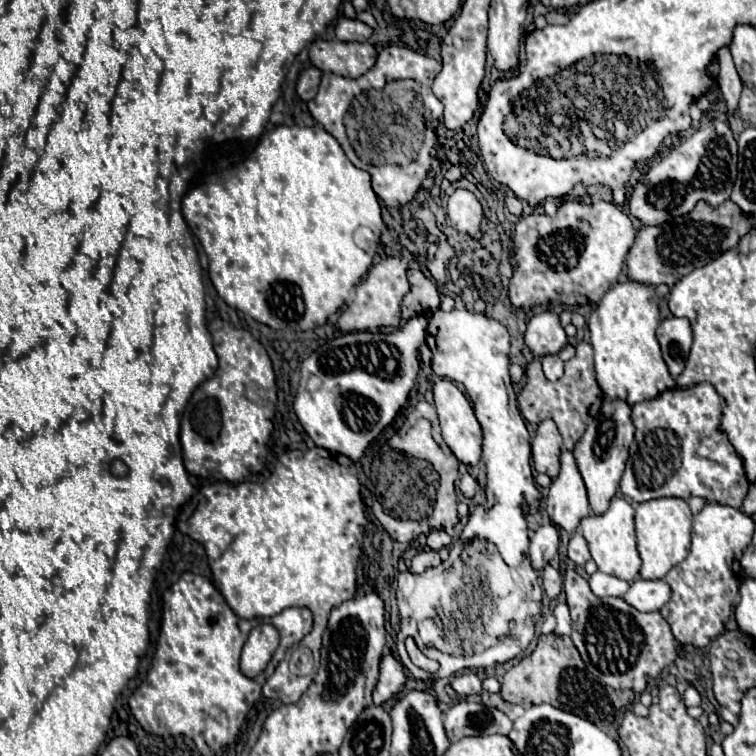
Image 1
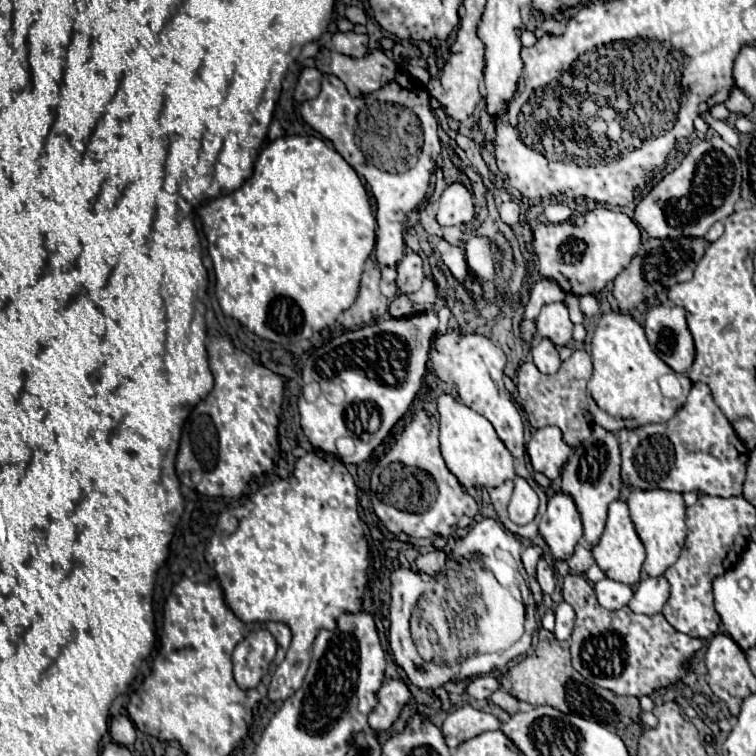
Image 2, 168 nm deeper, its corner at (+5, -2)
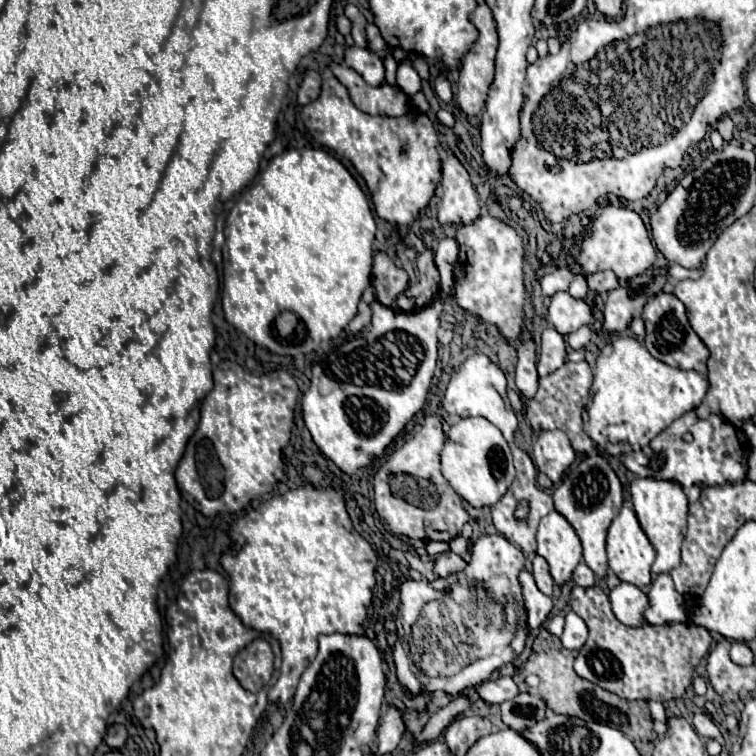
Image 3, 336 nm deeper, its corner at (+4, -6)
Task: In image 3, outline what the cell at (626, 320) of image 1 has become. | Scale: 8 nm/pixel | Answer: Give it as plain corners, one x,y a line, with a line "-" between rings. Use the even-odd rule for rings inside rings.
618,335
596,359
592,401
582,413
584,430
607,455
608,443
646,445
674,419
696,409
706,397
708,387
710,383
704,375
674,369
654,359
638,339

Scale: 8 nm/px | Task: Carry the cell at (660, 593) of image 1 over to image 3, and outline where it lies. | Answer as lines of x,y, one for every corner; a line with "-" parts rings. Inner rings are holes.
660,573
654,577
648,597
650,607
646,609
646,619
650,625
672,625
688,621
682,595
674,589
672,577
668,573

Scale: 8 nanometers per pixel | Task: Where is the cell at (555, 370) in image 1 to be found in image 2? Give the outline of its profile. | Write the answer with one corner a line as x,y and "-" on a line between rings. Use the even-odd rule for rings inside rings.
541,339
533,349
531,349
531,355
533,355
533,363
535,367
541,371
541,373
557,373
561,361
559,361
559,353
555,349
555,345
551,345
551,341
547,339

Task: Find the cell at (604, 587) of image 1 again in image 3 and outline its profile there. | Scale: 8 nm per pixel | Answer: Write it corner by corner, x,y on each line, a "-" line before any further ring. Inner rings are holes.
622,583
614,587
608,597
612,603
612,611
620,623
632,625
632,627
646,625
644,611
648,609
648,595
640,587

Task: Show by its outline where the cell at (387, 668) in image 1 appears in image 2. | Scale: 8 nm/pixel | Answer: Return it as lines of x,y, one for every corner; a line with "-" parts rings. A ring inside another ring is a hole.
385,679
377,693
377,705
368,716
368,724
377,733
381,729
389,729
407,701
411,701
411,693
407,685
401,679

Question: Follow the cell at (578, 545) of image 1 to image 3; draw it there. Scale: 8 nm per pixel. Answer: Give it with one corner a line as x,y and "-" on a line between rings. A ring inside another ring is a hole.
584,561
578,563
572,579
574,579
574,583
580,585
580,587
592,587
592,585
596,585
596,575
592,573
592,569
590,569

